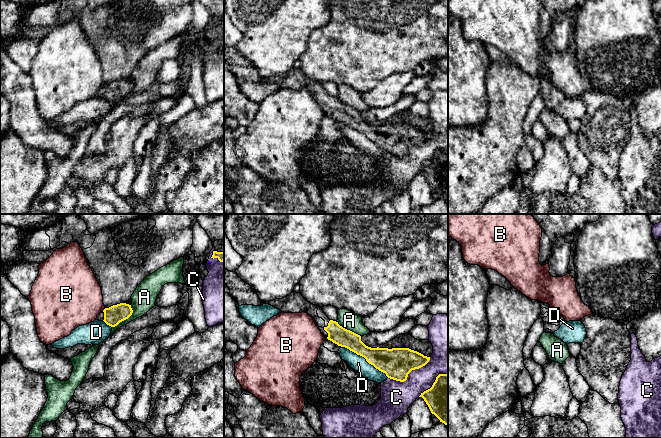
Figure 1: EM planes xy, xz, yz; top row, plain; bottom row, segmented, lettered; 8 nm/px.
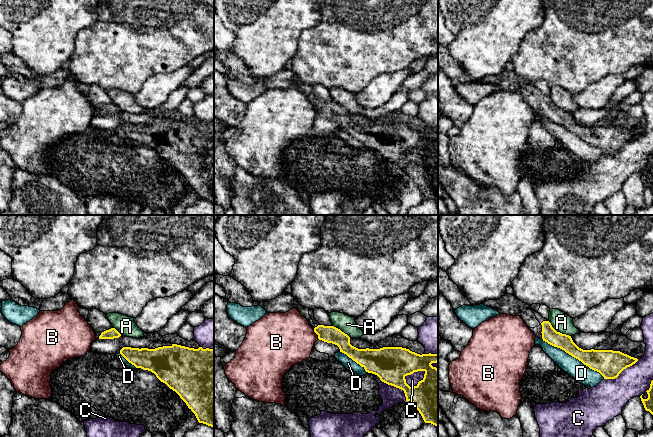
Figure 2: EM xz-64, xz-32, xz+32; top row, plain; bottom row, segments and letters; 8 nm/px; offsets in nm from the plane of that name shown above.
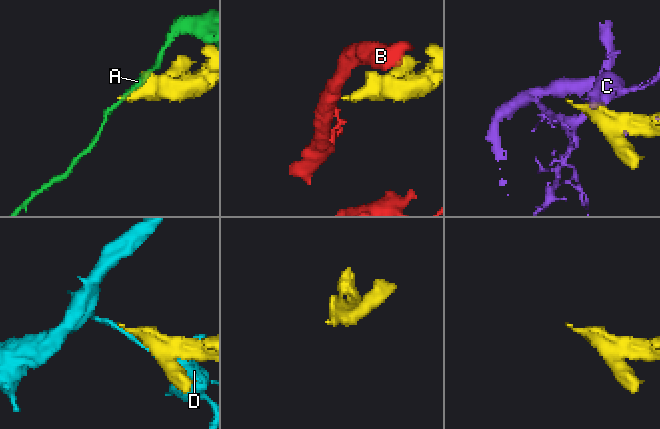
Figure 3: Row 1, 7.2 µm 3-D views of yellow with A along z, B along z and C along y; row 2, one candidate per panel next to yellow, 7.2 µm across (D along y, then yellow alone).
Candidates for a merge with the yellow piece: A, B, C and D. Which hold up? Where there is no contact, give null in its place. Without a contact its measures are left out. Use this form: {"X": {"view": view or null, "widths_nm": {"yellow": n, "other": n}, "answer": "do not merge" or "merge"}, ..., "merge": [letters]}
{"A": {"view": "xy", "widths_nm": {"yellow": 150, "other": 190}, "answer": "do not merge"}, "B": {"view": "xy", "widths_nm": {"yellow": 150, "other": 440}, "answer": "do not merge"}, "C": {"view": "xz", "widths_nm": {"yellow": 240, "other": 260}, "answer": "do not merge"}, "D": {"view": "xz", "widths_nm": {"yellow": 240, "other": 120}, "answer": "do not merge"}, "merge": []}

